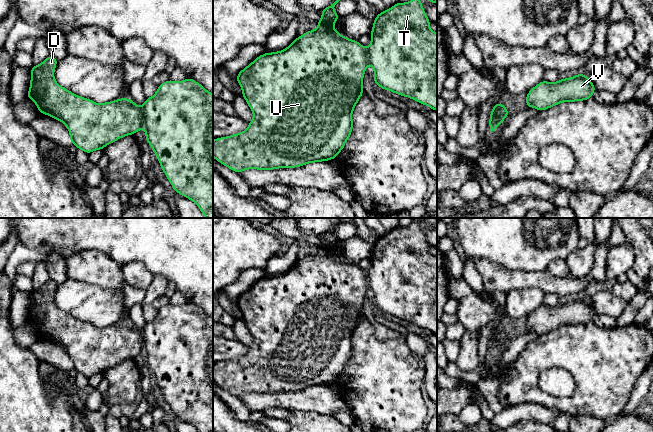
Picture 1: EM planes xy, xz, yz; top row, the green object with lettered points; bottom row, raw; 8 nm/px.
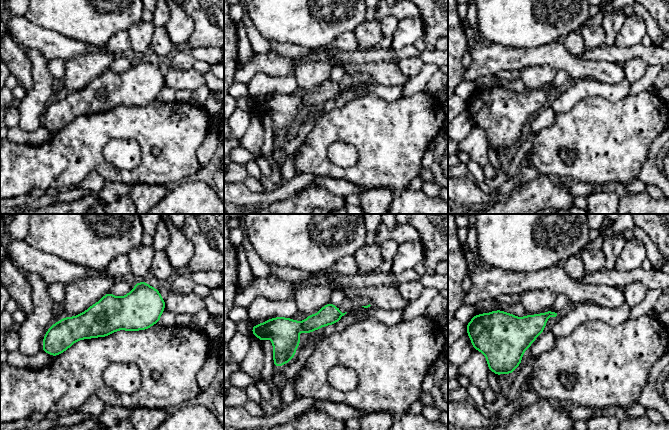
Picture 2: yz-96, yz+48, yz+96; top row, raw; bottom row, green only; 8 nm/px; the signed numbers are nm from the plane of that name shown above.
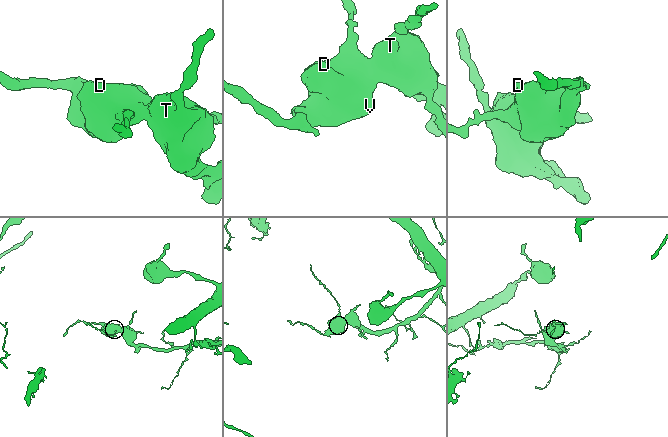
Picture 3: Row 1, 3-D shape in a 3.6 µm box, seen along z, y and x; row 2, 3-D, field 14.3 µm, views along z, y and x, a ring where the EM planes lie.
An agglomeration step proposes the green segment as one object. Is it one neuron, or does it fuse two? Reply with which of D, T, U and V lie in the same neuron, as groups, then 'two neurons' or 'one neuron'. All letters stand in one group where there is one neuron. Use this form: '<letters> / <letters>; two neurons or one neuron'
D T U V; one neuron

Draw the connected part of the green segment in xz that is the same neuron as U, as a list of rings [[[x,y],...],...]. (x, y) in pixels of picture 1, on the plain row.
[[[338,218],[337,224],[333,228],[320,235],[322,237],[322,242],[317,246],[318,251],[316,253],[307,255],[303,259],[298,260],[287,272],[281,275],[264,277],[258,280],[253,286],[237,298],[236,304],[241,311],[242,320],[253,336],[253,343],[250,347],[248,347],[248,352],[245,355],[226,361],[219,361],[213,364],[213,381],[219,387],[234,396],[240,397],[249,393],[274,394],[279,392],[296,392],[309,387],[335,383],[343,374],[344,368],[351,360],[354,349],[352,337],[364,316],[363,301],[368,289],[371,289],[374,293],[373,303],[377,310],[400,320],[408,321],[420,328],[429,330],[432,334],[437,335],[437,257],[429,251],[429,248],[432,245],[427,242],[421,224],[413,221],[409,226],[398,226],[391,232],[380,236],[374,243],[372,255],[370,257],[371,267],[367,272],[362,270],[357,264],[352,264],[342,260],[340,256],[334,253],[334,249],[339,242],[334,231],[340,224],[341,220]]]

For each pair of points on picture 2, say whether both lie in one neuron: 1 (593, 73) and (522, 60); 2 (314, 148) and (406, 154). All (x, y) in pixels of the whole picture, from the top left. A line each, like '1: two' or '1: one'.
1: one
2: one

